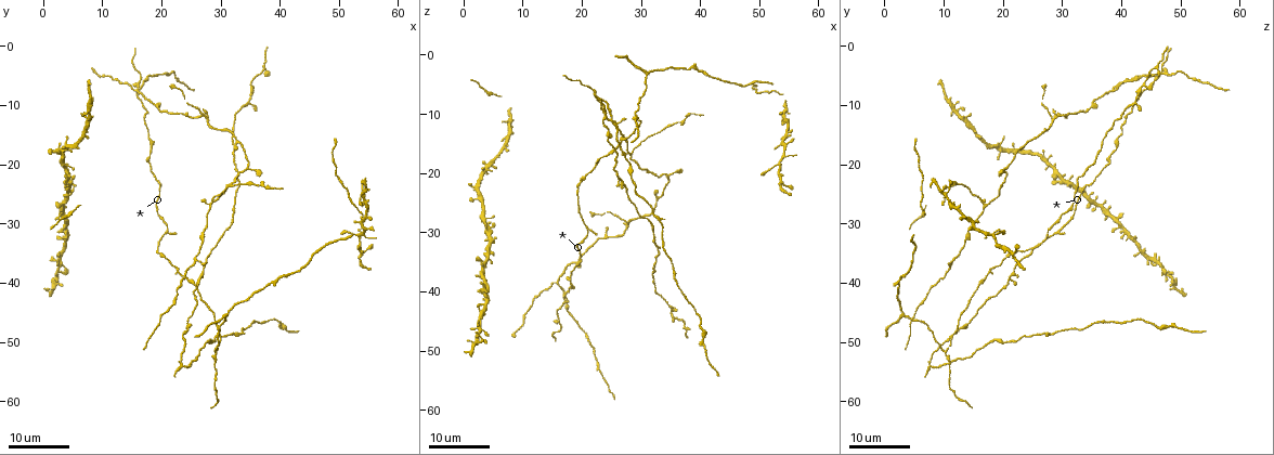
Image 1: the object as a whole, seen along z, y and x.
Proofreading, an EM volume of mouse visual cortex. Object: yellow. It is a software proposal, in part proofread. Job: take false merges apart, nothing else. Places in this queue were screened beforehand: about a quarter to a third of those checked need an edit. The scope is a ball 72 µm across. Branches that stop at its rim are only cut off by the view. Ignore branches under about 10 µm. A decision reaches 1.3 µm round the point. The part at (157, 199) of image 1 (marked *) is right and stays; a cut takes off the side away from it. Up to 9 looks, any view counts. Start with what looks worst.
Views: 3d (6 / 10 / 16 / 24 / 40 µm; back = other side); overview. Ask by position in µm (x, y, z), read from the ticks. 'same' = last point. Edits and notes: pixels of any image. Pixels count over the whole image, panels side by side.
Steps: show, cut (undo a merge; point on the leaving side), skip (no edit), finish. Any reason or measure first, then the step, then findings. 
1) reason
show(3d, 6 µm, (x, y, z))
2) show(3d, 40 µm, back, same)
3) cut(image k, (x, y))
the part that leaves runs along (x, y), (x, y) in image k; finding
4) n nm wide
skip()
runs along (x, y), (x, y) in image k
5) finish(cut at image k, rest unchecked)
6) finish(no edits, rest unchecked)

looks like a crossing
show(3d, 24 µm, (28.0, 27.0, 16.5))

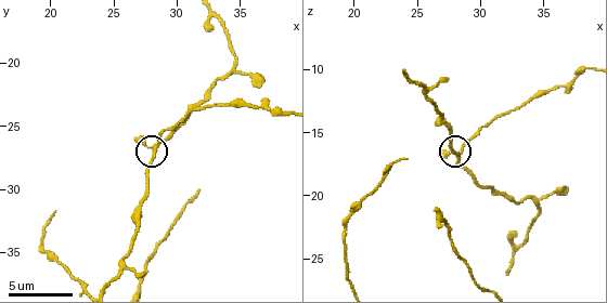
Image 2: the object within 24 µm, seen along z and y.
show(3d, 10 µm, same)

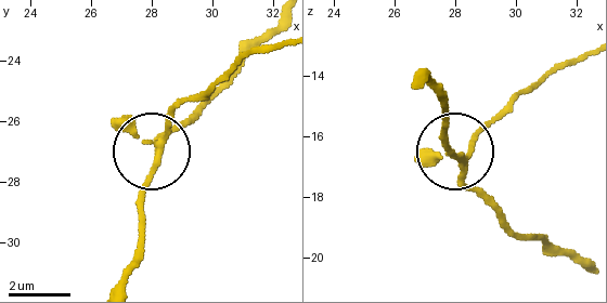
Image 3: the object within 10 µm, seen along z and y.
side arm 16 µm
skip()
runs along (281, 20), (158, 146), (184, 100) in image 3; all the same cell

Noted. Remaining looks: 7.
three-way junction
show(3d, 16 µm, (28.5, 51.5, 10.5))

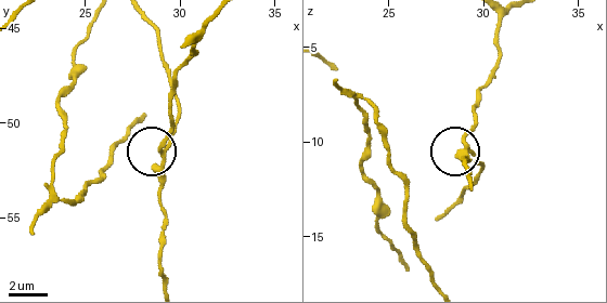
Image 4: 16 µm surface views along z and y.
zoom in
show(3d, 6 µm, (29.1, 51.6, 10.0))

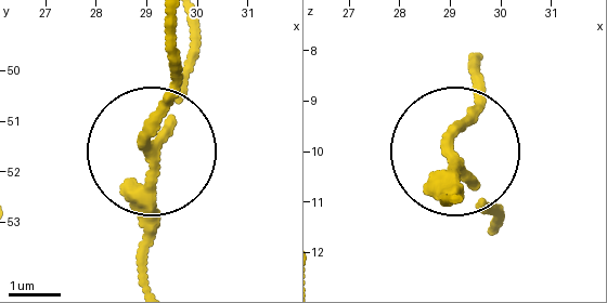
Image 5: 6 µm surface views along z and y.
side arm 13 µm; 3 arms
skip()
all the same cell

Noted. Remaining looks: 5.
three arms meet
show(3d, 16 µm, (15.5, 7.5, 39.0))

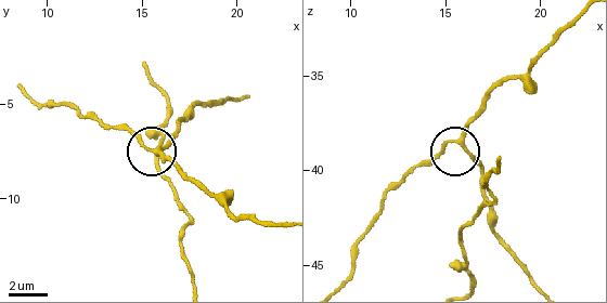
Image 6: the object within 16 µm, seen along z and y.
show(3d, 6 µm, (15.9, 7.5, 38.4))

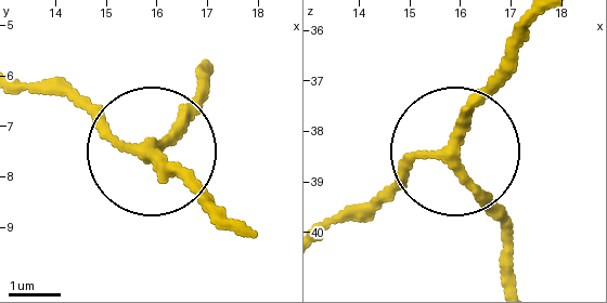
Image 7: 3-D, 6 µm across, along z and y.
skip()
all the same cell

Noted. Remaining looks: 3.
show(3d, 24 µm, (27.5, 11.5, 30.0))

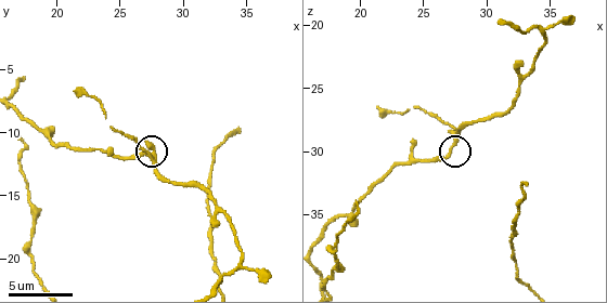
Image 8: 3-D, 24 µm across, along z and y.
show(3d, 10 µm, same)

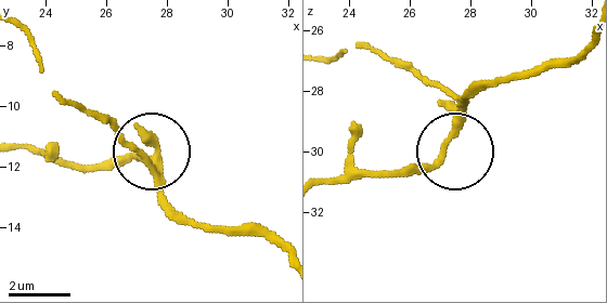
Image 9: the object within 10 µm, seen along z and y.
3 arms
skip()
all the same cell

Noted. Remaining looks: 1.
finish(no edits, rest unchecked)

